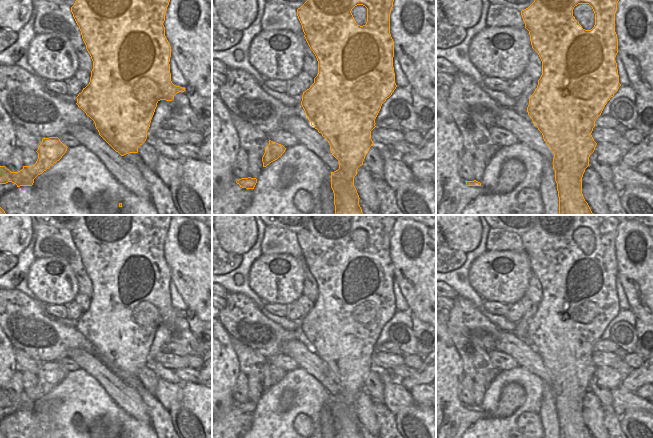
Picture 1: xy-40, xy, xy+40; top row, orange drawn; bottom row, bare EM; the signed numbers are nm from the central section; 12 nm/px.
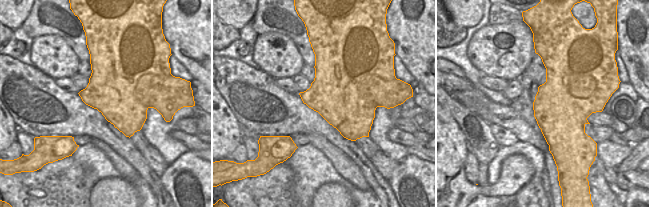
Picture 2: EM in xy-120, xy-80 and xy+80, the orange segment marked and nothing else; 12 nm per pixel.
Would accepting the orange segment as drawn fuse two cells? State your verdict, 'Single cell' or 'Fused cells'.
Fused cells

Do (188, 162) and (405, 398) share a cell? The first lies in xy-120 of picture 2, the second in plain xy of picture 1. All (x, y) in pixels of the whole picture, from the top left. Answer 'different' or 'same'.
different

